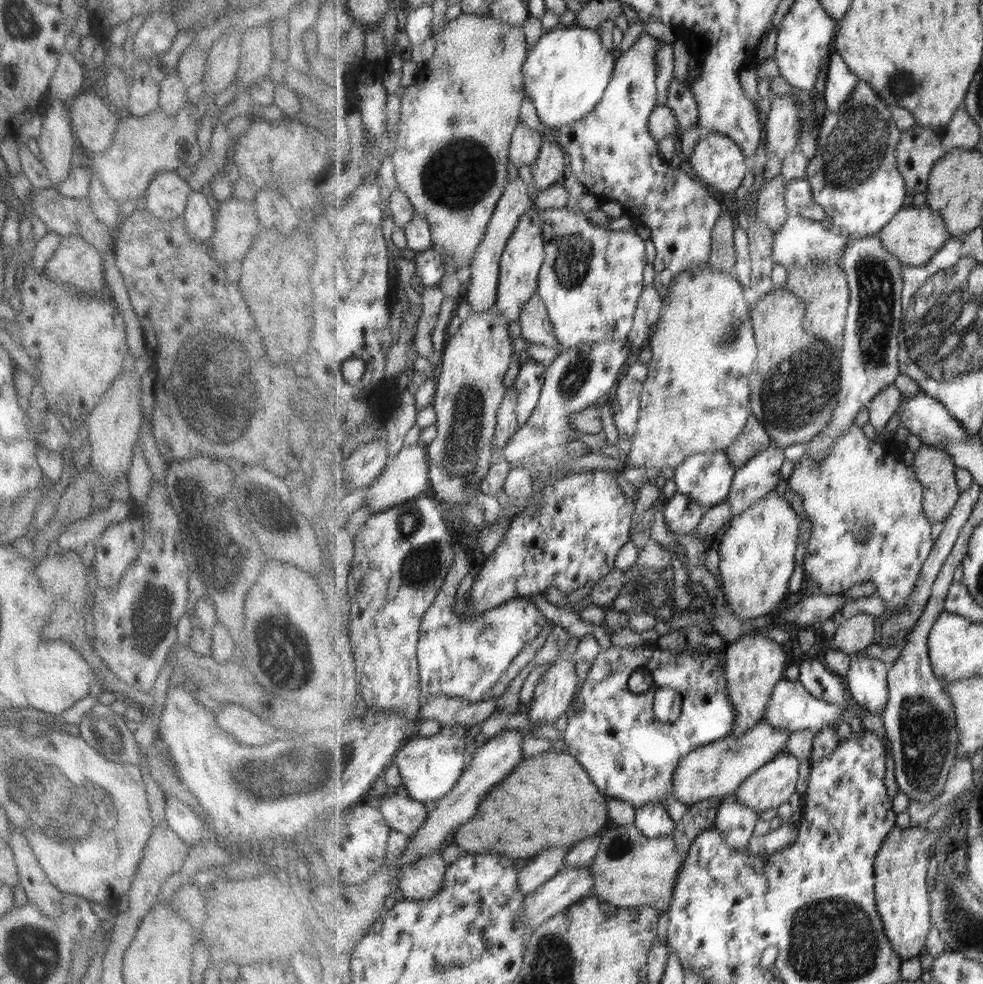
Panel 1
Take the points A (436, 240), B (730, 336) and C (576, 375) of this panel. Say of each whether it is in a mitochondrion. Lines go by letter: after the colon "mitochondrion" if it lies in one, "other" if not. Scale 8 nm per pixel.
A: other
B: mitochondrion
C: mitochondrion

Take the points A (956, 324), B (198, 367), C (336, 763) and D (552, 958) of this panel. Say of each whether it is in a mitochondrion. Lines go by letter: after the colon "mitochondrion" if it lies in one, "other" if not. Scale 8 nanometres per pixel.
A: mitochondrion
B: mitochondrion
C: mitochondrion
D: mitochondrion

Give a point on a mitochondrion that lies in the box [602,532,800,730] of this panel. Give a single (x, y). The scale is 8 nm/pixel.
(637, 596)

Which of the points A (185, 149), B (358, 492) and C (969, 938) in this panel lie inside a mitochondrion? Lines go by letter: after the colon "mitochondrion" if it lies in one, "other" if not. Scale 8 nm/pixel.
A: other
B: other
C: mitochondrion

